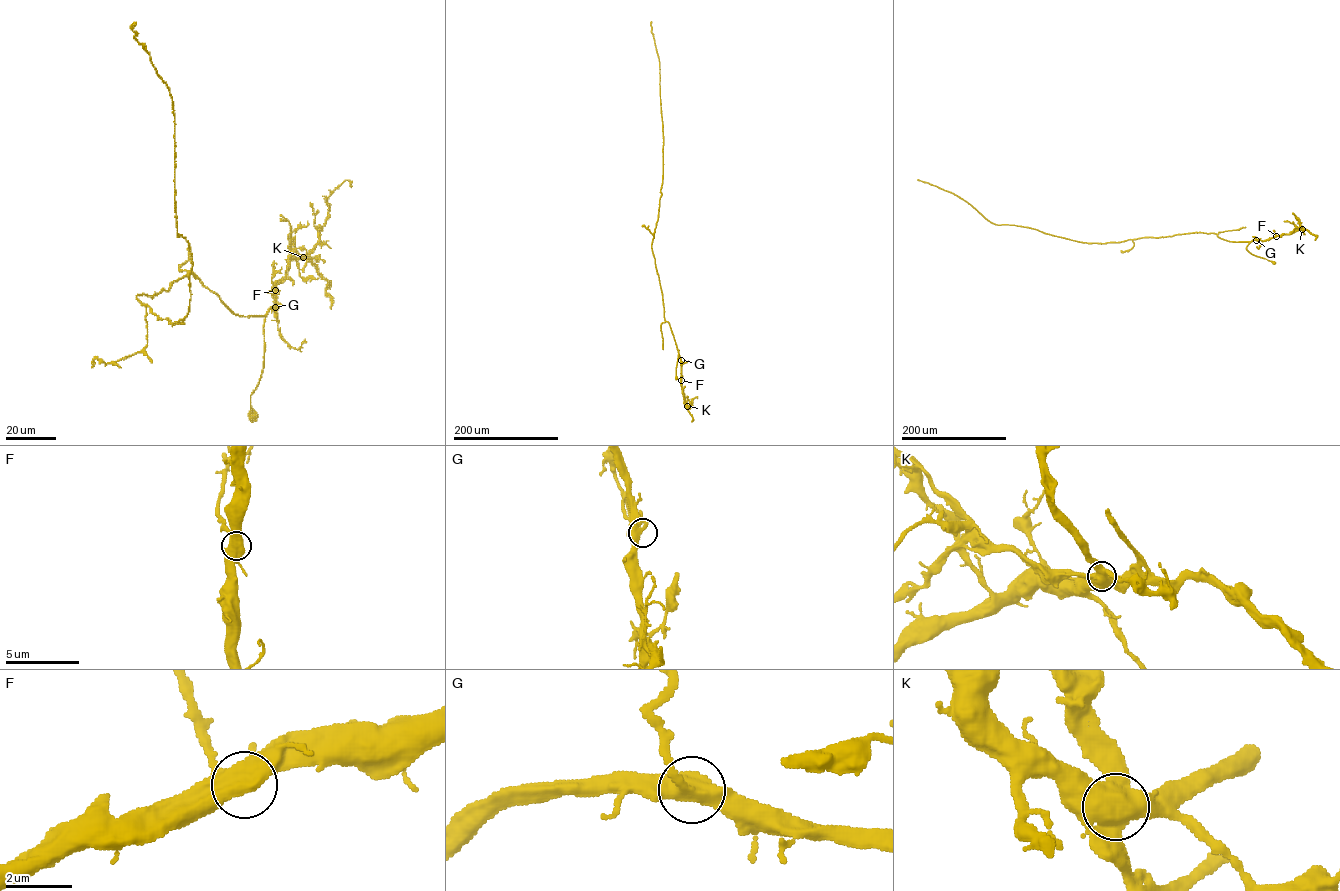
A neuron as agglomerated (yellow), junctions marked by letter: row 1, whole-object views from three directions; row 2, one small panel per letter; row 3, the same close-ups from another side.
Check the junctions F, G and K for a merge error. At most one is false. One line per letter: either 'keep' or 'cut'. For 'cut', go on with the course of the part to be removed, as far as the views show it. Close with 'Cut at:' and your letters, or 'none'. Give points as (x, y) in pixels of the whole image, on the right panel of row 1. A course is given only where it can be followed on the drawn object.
F: keep
G: keep
K: cut; foreign part runs (1302, 229), (1317, 235), (1315, 240)
Cut at: K

